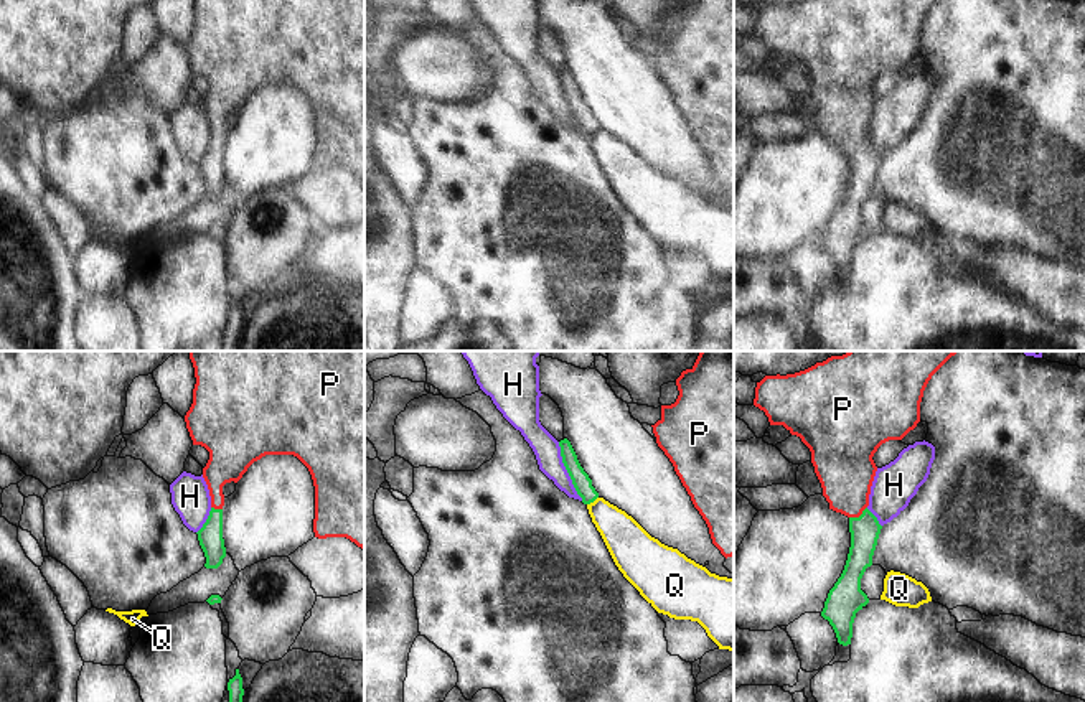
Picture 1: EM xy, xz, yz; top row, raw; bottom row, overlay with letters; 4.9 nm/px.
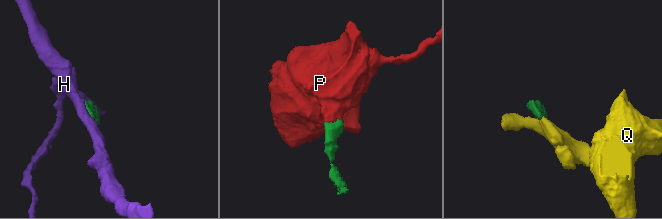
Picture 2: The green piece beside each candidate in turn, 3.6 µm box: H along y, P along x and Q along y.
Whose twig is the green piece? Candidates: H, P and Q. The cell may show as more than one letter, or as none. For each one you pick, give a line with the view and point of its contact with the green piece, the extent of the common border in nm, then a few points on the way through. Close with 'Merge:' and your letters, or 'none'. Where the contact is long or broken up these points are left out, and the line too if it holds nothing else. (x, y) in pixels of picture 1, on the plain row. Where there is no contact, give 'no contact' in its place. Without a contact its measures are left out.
P: yz (859, 147) | 110 nm | across yz (864, 162), (859, 147), (846, 121), (845, 99)
Merge: P

